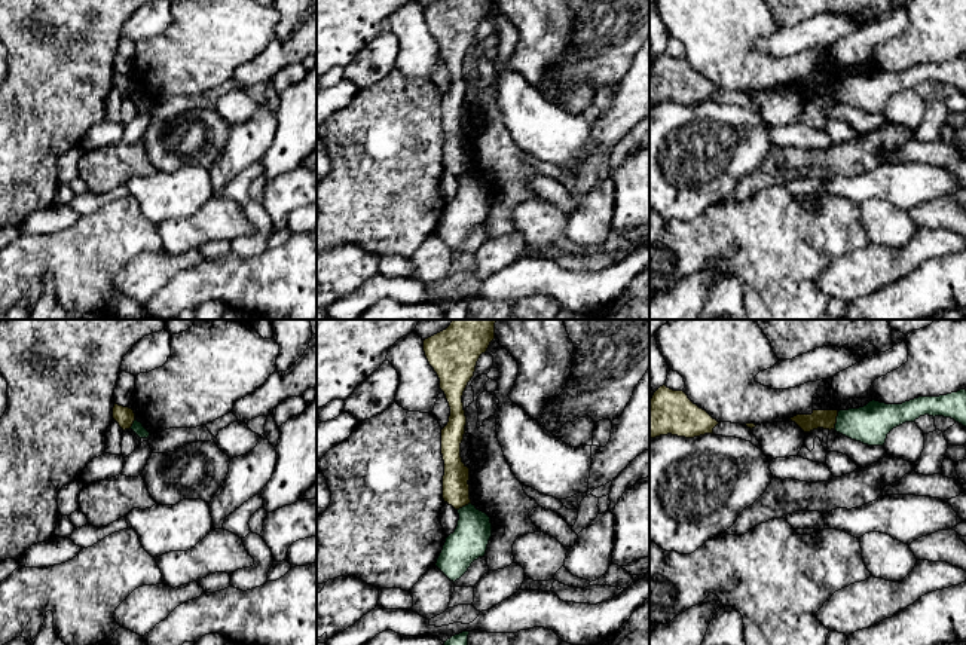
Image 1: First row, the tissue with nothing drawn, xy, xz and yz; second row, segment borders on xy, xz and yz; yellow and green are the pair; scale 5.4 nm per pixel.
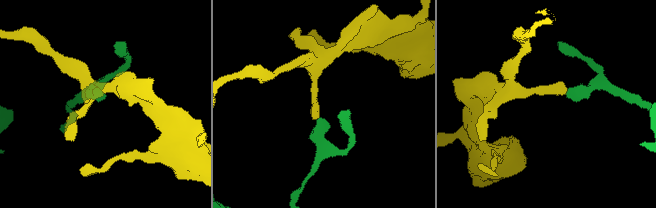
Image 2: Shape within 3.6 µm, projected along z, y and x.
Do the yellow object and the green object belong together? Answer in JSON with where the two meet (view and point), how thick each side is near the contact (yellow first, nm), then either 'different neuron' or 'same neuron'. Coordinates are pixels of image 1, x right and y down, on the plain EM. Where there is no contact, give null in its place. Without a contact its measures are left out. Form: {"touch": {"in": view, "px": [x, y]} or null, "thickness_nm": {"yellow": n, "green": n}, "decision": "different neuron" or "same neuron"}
{"touch": {"in": "yz", "px": [835, 88]}, "thickness_nm": {"yellow": 110, "green": 200}, "decision": "different neuron"}

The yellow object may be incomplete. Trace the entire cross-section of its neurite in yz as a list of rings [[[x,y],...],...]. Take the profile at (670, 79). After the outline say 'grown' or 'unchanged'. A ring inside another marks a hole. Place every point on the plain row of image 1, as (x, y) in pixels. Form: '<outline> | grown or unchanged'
[[[660,54],[649,68],[649,107],[660,103],[694,106],[713,101],[719,89],[694,71],[684,58]]] | unchanged

